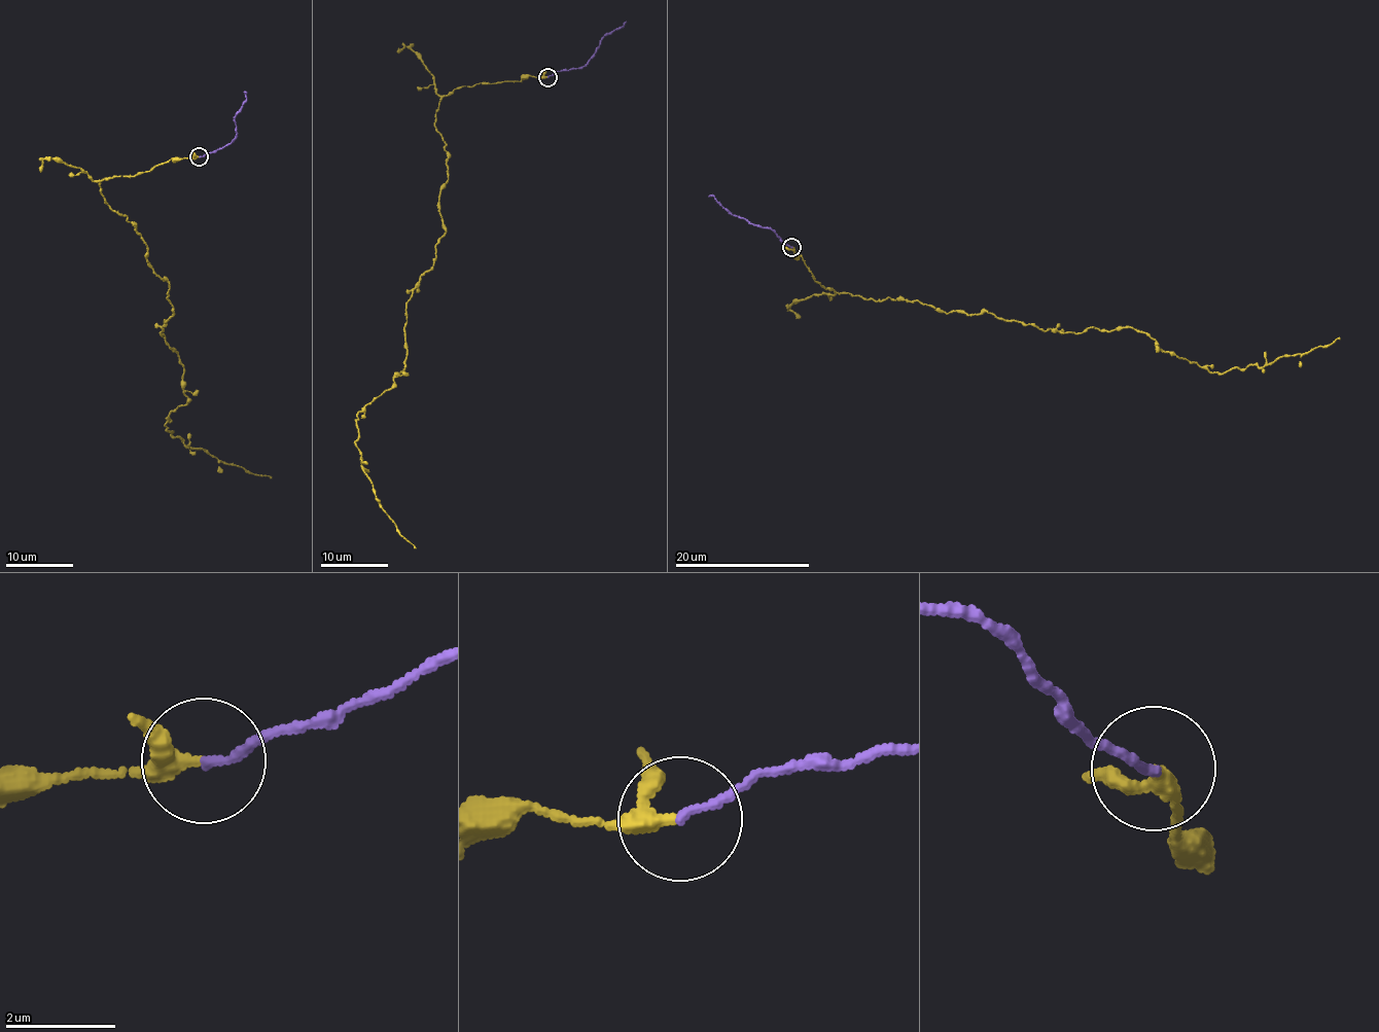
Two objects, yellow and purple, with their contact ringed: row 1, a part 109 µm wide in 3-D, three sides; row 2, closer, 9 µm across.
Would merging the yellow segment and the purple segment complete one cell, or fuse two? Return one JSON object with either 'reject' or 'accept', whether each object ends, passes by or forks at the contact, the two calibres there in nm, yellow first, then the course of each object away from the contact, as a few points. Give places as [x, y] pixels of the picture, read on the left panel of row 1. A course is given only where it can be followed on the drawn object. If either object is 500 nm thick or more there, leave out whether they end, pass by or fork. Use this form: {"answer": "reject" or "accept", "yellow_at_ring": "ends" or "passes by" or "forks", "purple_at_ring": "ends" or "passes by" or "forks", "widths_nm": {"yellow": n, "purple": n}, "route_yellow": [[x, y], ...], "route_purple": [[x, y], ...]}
{"answer": "accept", "yellow_at_ring": "passes by", "purple_at_ring": "ends", "widths_nm": {"yellow": 220, "purple": 130}, "route_yellow": [[200, 156], [100, 191], [170, 284], [161, 333], [187, 399], [165, 426], [271, 477]], "route_purple": [[200, 156], [231, 144], [236, 135], [236, 117], [247, 93]]}

